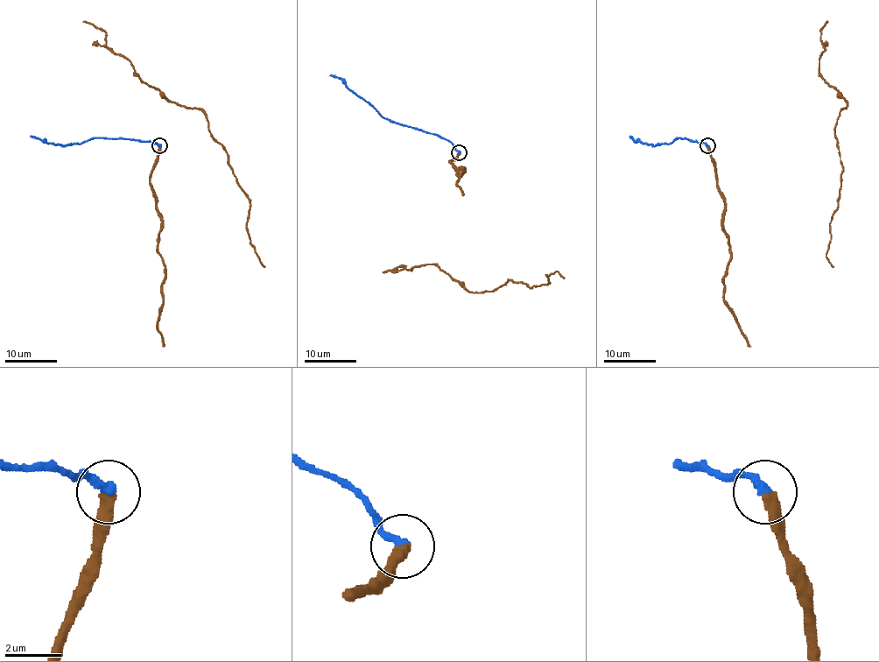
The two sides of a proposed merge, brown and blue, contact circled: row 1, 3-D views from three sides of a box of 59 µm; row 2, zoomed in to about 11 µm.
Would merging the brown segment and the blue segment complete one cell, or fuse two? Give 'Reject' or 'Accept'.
Reject

